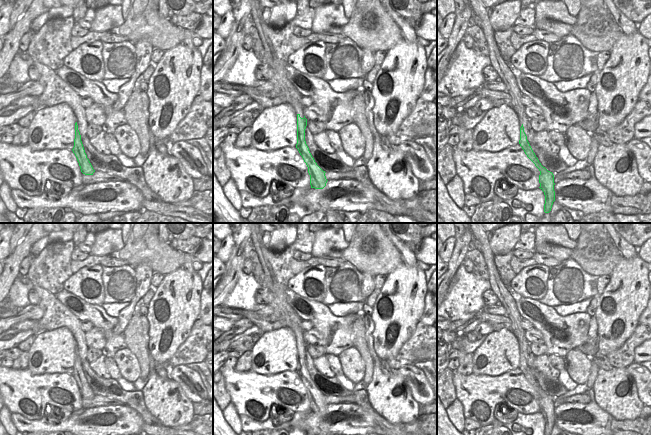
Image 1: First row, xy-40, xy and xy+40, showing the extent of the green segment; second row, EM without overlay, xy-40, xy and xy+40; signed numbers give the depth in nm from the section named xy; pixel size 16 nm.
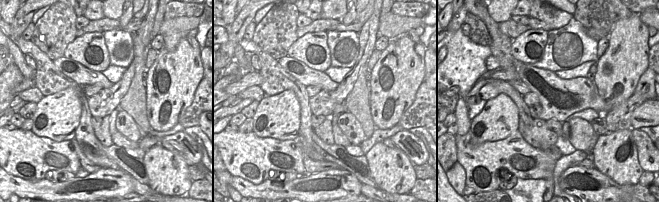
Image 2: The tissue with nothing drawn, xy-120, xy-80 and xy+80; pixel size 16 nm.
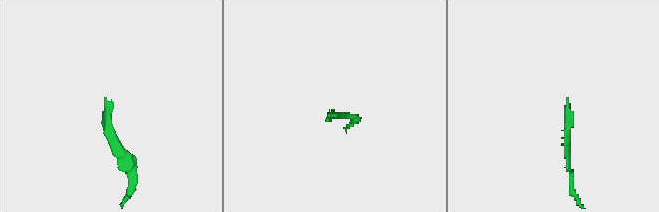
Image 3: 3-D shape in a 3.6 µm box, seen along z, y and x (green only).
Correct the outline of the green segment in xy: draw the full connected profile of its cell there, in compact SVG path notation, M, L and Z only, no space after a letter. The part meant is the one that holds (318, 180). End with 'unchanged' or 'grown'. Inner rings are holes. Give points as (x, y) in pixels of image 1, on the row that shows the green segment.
M297 114L297 144L296 148L298 149L300 155L302 156L304 162L308 167L308 173L310 175L310 185L311 188L323 189L326 186L327 179L325 176L325 171L323 171L315 162L312 157L309 148L305 141L305 129L307 126L307 119L305 116L300 117L300 114Z | unchanged

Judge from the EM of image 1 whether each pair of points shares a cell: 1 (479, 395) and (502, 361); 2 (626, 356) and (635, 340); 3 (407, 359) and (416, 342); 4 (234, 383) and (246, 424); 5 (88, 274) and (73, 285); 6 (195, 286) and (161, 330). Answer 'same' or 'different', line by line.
1: different
2: same
3: same
4: different
5: same
6: same

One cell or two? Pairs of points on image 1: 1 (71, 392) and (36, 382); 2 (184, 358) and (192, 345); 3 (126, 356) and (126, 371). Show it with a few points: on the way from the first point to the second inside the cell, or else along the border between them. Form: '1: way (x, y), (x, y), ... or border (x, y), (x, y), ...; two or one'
1: way (62, 388), (45, 388); one
2: way (186, 355), (192, 348); one
3: way (126, 360), (126, 367); one

